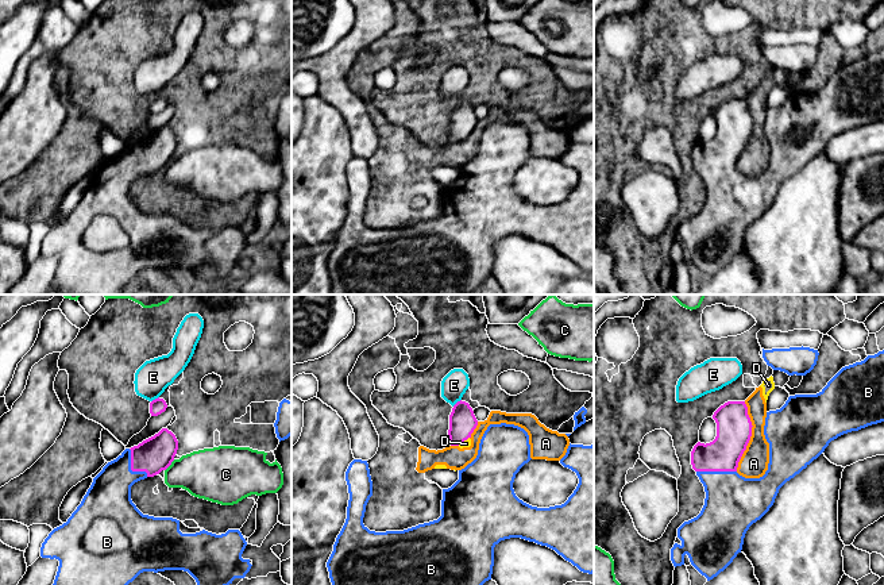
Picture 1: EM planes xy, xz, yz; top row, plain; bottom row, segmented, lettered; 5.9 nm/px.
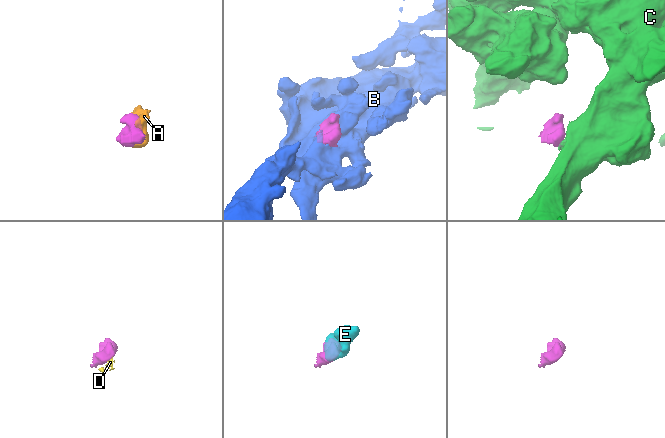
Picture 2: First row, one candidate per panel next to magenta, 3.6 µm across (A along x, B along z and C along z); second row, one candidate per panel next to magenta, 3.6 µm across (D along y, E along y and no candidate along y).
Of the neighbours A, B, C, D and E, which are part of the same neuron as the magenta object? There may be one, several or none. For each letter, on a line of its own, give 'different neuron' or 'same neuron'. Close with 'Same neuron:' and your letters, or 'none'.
A: different neuron
B: same neuron
C: different neuron
D: different neuron
E: same neuron
Same neuron: B, E

